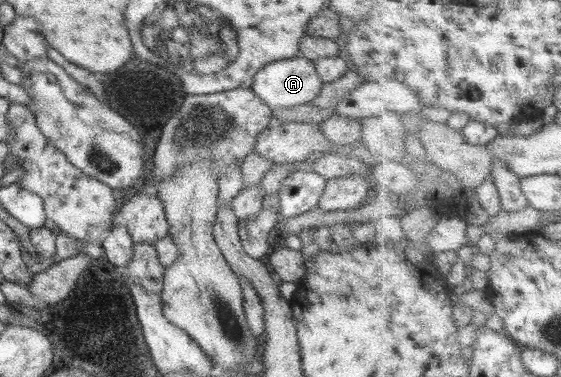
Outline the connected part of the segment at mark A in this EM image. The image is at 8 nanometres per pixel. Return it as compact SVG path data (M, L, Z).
M299 56L264 65L254 76L250 89L273 110L309 104L319 95L323 85L313 62Z

